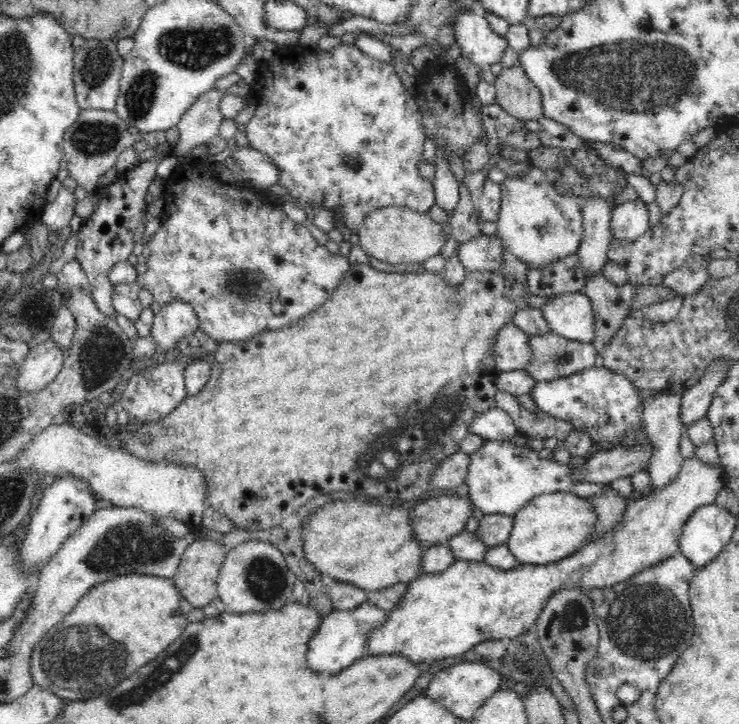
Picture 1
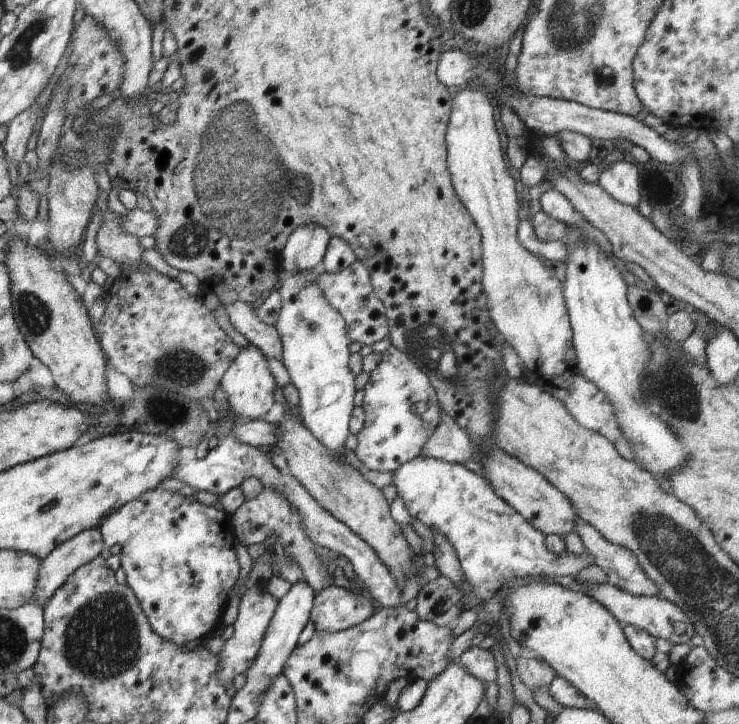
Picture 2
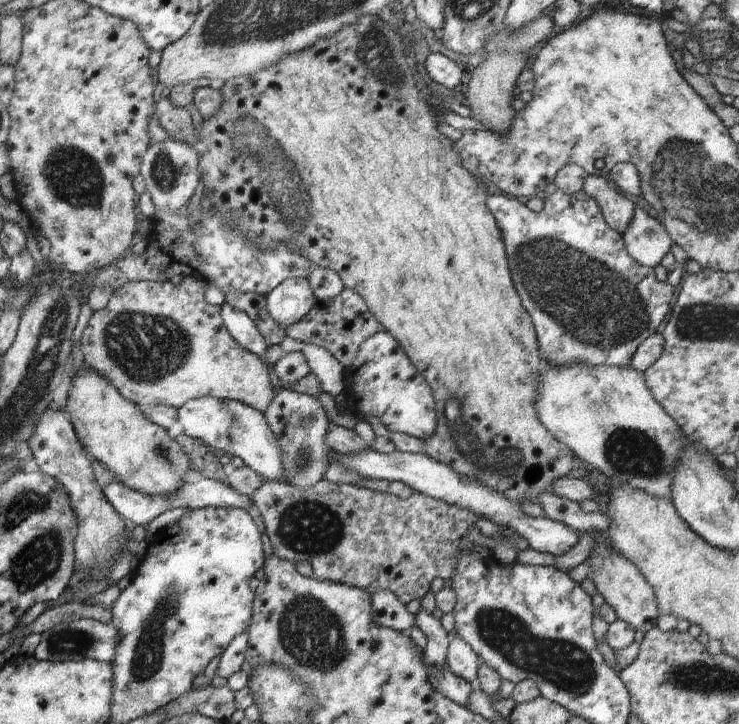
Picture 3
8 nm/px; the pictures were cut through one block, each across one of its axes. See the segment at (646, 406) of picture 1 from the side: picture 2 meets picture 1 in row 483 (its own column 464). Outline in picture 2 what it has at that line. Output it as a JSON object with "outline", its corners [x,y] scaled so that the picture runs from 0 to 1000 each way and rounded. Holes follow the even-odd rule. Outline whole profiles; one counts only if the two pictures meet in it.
{"outline":[[[644,890],[631,896],[617,913],[650,942],[663,942],[666,946],[671,942],[671,912],[664,896],[650,895]]]}

